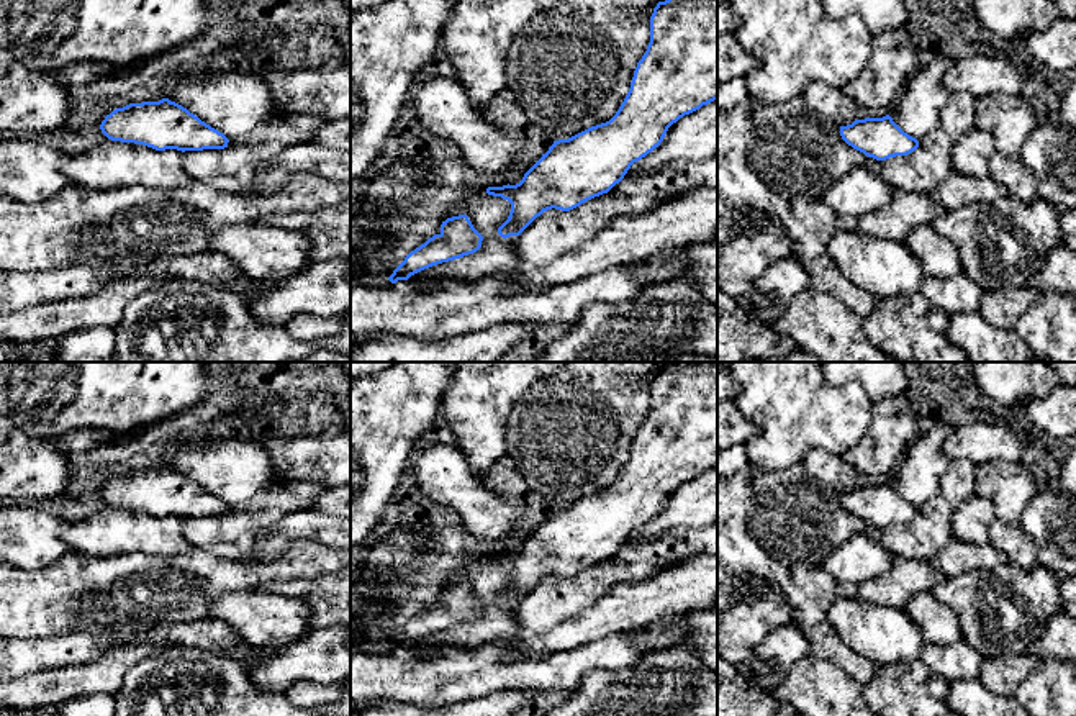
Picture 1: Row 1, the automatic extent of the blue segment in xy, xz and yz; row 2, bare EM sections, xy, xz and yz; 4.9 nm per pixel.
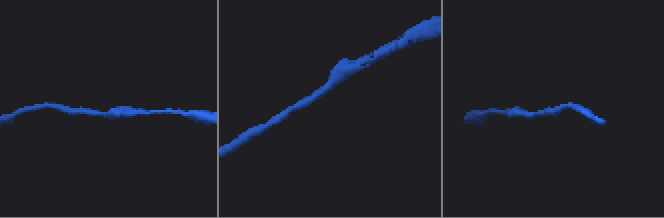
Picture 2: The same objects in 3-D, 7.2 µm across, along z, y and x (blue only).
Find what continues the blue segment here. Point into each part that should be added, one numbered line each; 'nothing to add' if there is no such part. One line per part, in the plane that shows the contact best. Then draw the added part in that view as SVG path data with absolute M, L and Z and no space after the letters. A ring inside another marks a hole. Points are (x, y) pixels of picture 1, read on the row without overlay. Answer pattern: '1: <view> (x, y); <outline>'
nothing to add

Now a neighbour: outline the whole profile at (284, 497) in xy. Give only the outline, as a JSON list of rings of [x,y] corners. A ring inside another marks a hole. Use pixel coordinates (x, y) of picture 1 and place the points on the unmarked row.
[[[280,480],[247,503],[229,506],[224,516],[185,518],[183,534],[195,549],[221,559],[246,560],[262,528],[311,506],[324,488],[314,482]]]

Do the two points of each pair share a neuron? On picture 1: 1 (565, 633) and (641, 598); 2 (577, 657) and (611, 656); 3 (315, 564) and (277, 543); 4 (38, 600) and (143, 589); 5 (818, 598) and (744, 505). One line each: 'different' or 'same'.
1: same
2: same
3: different
4: same
5: same

